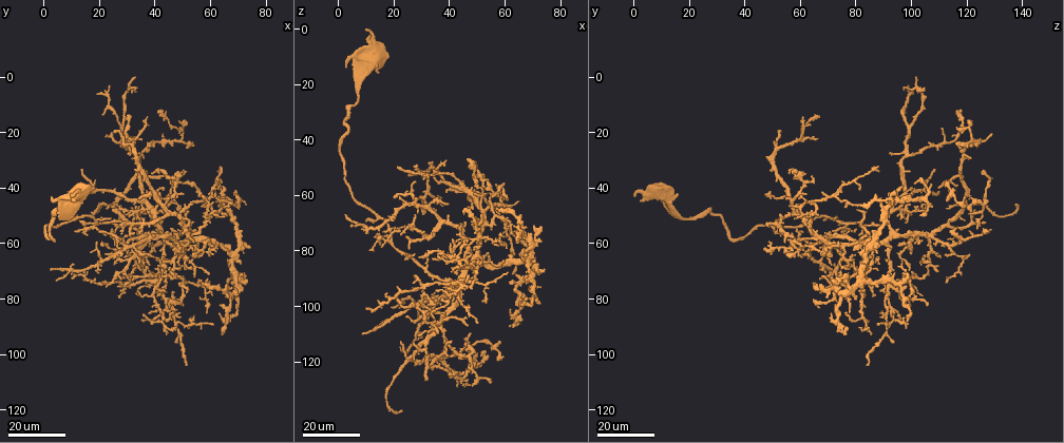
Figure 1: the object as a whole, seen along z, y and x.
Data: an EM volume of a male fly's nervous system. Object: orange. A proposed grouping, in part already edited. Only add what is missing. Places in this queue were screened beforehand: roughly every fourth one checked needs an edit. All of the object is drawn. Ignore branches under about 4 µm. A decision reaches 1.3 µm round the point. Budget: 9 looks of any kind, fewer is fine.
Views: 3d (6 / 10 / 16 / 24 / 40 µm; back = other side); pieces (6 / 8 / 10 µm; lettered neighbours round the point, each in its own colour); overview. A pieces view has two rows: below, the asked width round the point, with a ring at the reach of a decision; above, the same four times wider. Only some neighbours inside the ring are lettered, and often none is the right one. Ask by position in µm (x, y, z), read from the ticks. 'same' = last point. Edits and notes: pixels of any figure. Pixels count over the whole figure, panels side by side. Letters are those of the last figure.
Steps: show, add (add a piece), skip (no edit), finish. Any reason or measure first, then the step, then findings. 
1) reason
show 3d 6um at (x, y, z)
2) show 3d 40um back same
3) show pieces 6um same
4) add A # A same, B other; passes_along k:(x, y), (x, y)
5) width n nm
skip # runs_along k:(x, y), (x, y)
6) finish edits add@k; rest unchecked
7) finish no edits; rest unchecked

free end
show 3d 24um at (65, 44, 89)

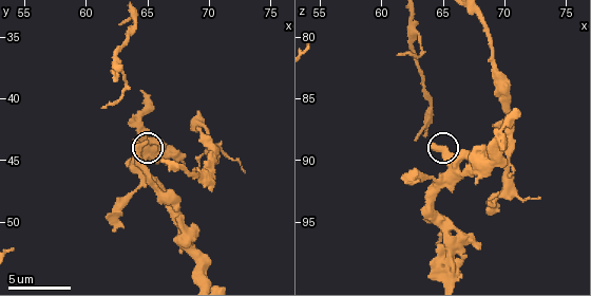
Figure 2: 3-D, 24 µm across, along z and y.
show pieces 8um same

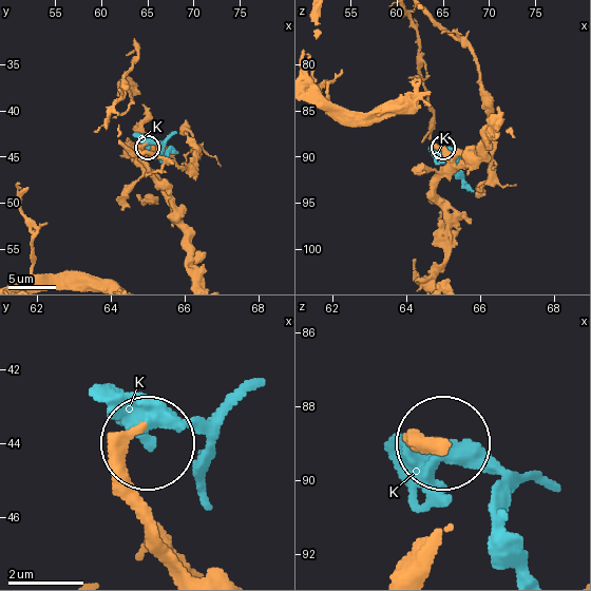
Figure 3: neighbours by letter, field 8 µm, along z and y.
add K # K same; passes_along 3:(153, 526), (125, 463), (134, 435), (182, 425), (210, 454); the neuron continues

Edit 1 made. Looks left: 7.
see it whole again
show overview

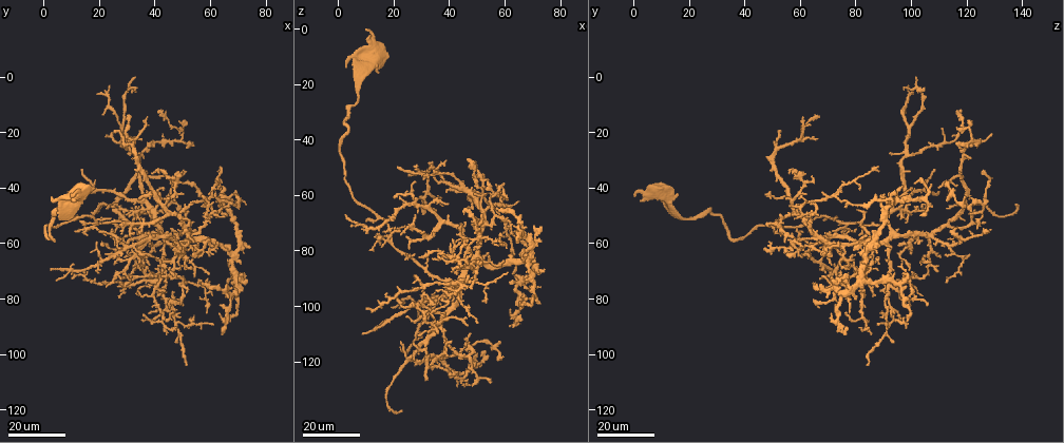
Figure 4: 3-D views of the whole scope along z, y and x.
show 3d 24um at (48, 40, 109)

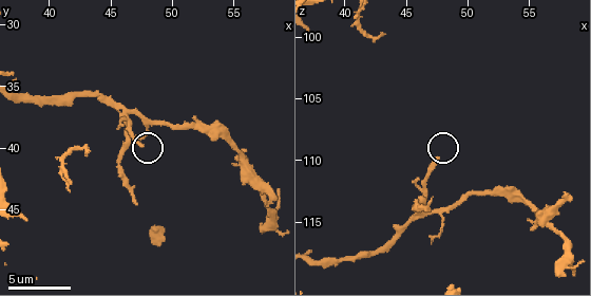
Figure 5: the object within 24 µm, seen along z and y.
show pieces 6um at (47.4, 39.6, 110.0)

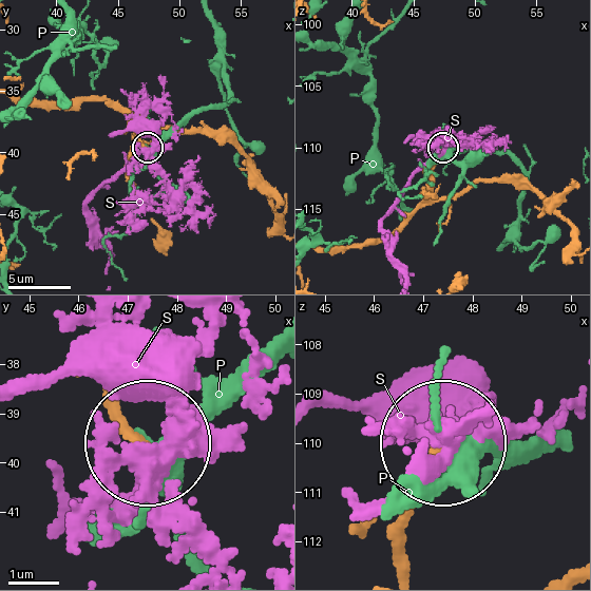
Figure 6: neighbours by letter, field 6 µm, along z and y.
width 210 nm
skip # P other, S other; no lettered piece goes on from it

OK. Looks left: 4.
branch stops here
show 3d 16um at (29, 64, 110)

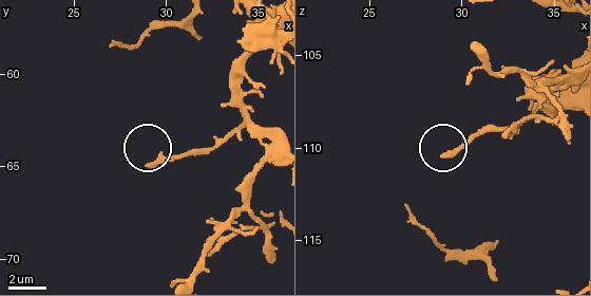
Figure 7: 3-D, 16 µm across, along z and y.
show pieces 10um at (29.0, 65.0, 110.5)

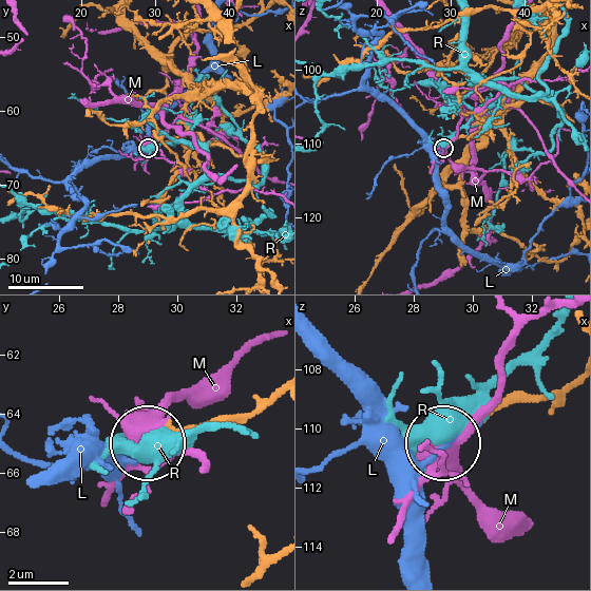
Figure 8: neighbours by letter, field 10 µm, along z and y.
skip # L other, M other, R other; runs_along 8:(573, 382), (504, 405), (446, 443); no lettered piece goes on from it

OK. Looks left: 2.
branch stops here
show 3d 24um at (45, 43, 54)

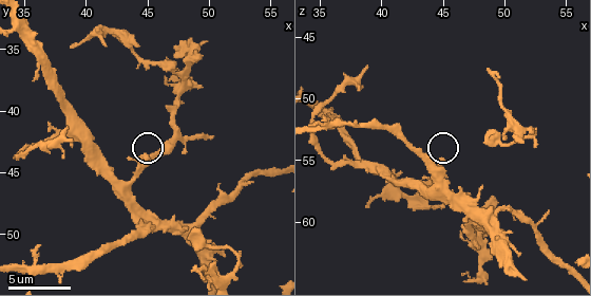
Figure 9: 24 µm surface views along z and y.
show pieces 6um at (44.8, 43.8, 55.2)

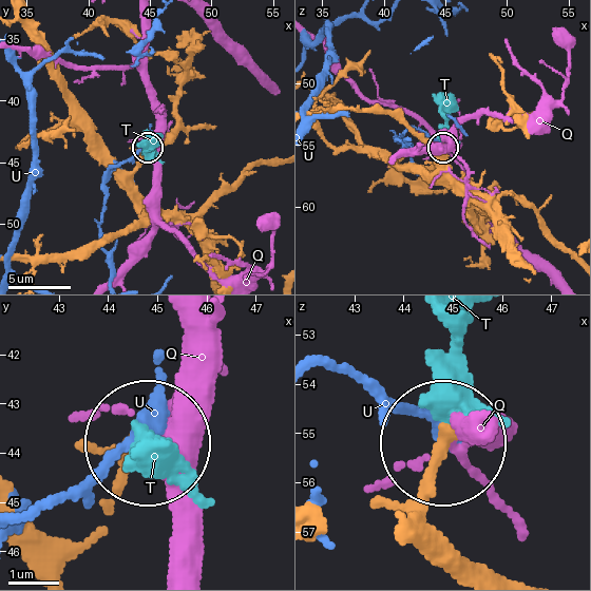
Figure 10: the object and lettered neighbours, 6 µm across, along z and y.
width 250 nm
add T # Q other, T same, U other; it goes on there

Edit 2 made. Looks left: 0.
finish edits add@3, add@10; rest unchecked

